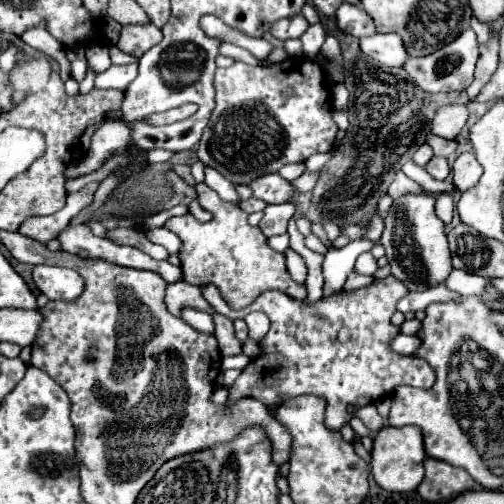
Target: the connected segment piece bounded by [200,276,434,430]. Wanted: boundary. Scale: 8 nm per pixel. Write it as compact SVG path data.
M394 276L376 280L368 288L342 290L330 298L320 298L314 304L308 304L306 300L296 300L280 290L268 290L268 292L262 292L254 300L254 304L250 304L241 311L231 309L216 286L208 284L208 286L202 286L200 290L202 290L202 296L208 300L208 304L214 310L231 320L243 319L247 313L260 310L260 312L268 314L268 318L272 322L268 334L260 342L260 350L262 350L260 356L252 358L246 364L246 368L242 370L242 374L238 376L238 380L228 388L226 406L232 406L240 398L254 398L254 400L260 400L264 406L280 406L282 402L286 402L290 398L296 398L302 394L314 394L314 396L320 396L326 400L326 412L324 412L326 428L340 430L354 416L352 410L348 410L348 414L344 416L344 408L348 408L348 406L362 408L362 406L374 404L380 398L390 396L390 392L394 388L398 388L400 384L408 384L408 386L416 386L416 388L430 388L434 384L434 372L428 362L424 362L420 358L400 356L400 354L392 352L388 346L390 338L400 332L400 328L394 326L390 322L390 318L396 312L396 302L408 292L408 288L402 282L398 282Z

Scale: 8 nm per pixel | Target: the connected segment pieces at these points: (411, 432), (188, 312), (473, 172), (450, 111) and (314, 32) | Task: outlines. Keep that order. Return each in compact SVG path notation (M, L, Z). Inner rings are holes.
M386 426L378 432L378 436L374 440L370 470L380 488L384 488L388 492L412 492L424 480L424 458L426 458L426 452L424 452L420 428L416 428L416 426L404 426L404 428Z
M184 308L184 312L180 312L180 316L182 316L188 324L192 324L196 330L200 330L200 332L208 332L208 334L214 332L212 316L205 312L193 308Z
M464 152L456 158L454 166L452 166L452 178L454 178L454 186L458 190L468 190L472 188L482 176L482 166L476 160L474 152Z
M442 106L432 120L432 134L454 140L468 120L466 106Z
M321 23L310 25L306 32L300 37L304 53L318 53L321 49L327 32Z

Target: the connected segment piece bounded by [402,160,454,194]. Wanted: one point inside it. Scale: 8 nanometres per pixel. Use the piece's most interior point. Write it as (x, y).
(417, 173)

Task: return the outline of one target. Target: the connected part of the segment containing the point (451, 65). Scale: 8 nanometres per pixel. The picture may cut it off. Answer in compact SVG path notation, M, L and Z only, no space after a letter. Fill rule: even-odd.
M466 30L454 42L442 46L440 52L434 52L422 58L408 58L404 68L424 92L430 92L430 94L432 92L462 92L472 84L476 60L478 60L476 34L472 30Z

